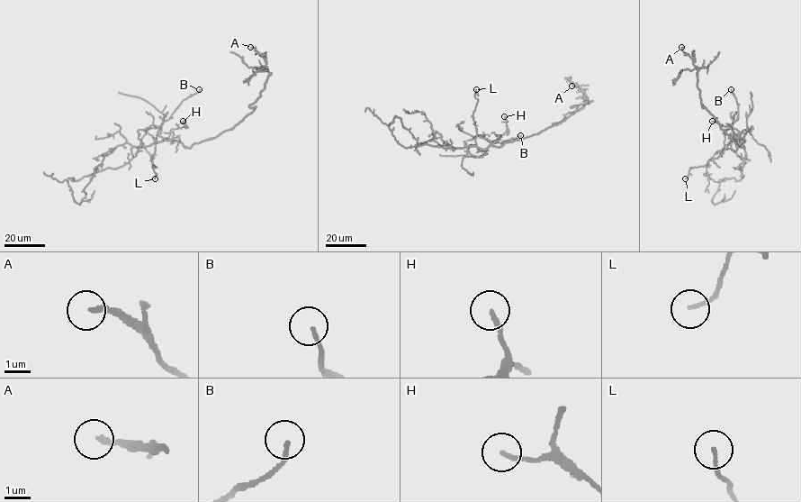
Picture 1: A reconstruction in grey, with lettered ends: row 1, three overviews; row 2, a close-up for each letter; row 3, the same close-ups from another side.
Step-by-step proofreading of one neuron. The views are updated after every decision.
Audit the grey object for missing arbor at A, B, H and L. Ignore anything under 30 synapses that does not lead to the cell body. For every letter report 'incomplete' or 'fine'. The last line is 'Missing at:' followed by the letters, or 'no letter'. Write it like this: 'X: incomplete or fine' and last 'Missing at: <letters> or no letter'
A: fine
B: fine
H: fine
L: fine
Missing at: no letter

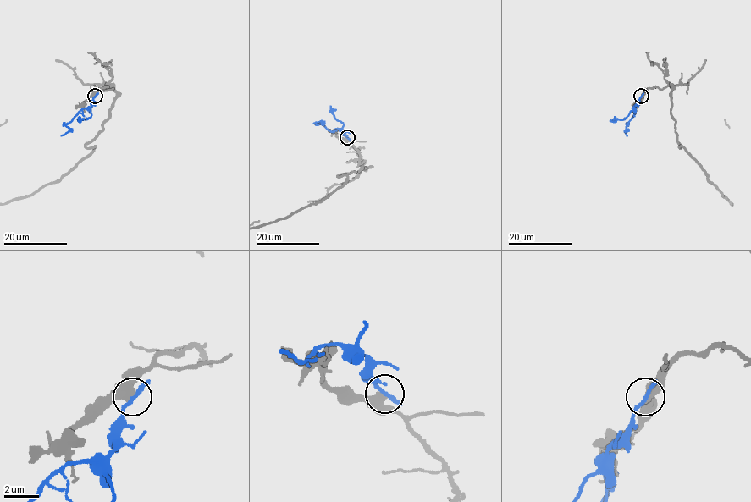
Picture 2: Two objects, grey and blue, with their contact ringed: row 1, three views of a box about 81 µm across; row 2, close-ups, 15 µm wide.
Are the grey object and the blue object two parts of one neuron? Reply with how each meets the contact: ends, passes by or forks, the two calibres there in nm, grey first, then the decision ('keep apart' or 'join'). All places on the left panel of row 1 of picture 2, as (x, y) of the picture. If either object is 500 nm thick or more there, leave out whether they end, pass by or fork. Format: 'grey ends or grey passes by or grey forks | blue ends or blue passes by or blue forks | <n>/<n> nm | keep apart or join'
550/200 nm | keep apart

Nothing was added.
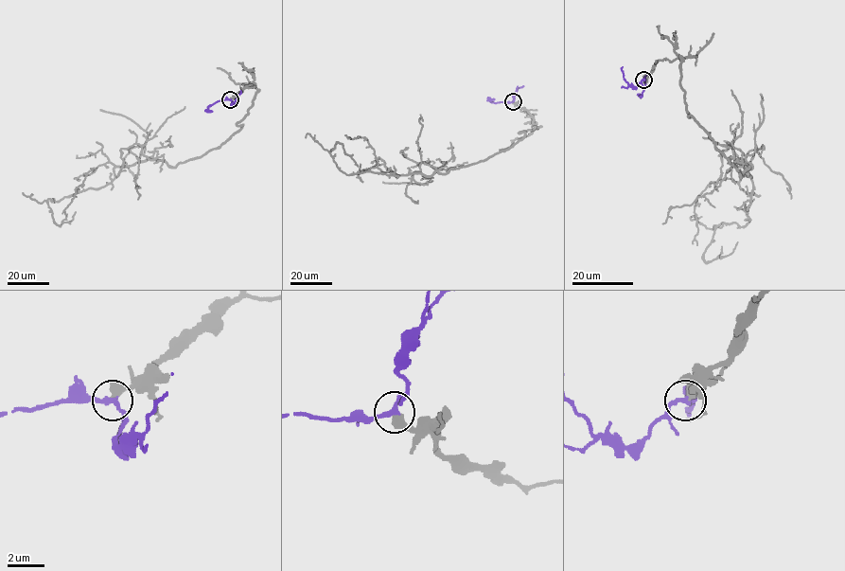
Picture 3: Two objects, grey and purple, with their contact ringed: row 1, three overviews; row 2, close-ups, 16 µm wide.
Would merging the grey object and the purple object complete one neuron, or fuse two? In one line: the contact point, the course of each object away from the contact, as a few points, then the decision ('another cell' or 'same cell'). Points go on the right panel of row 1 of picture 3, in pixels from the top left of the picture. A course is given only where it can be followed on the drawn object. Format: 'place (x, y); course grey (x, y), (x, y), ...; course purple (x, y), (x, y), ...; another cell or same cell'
place (643, 80); course grey (643, 80), (679, 57), (688, 115), (741, 177), (751, 166), (749, 221), (720, 223), (703, 259), (737, 241); course purple (643, 80), (645, 86), (640, 97); same cell

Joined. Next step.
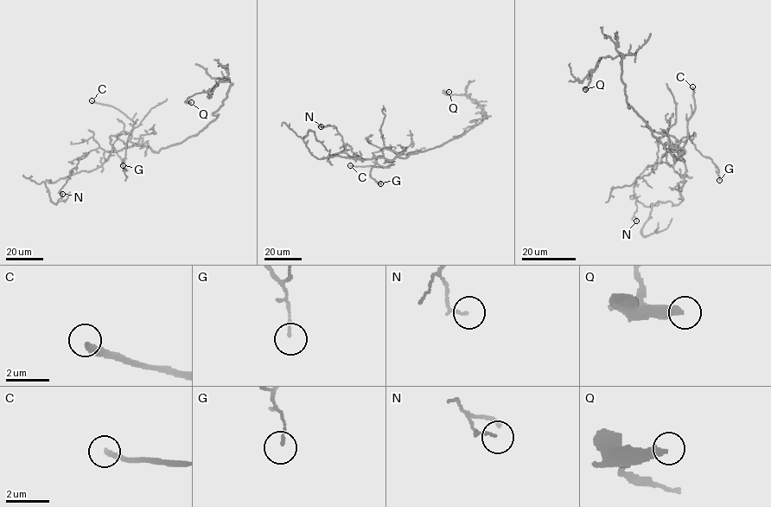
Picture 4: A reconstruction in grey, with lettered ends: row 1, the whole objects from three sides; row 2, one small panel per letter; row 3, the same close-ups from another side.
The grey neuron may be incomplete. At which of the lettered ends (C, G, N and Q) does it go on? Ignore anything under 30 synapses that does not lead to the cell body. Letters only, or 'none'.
C

